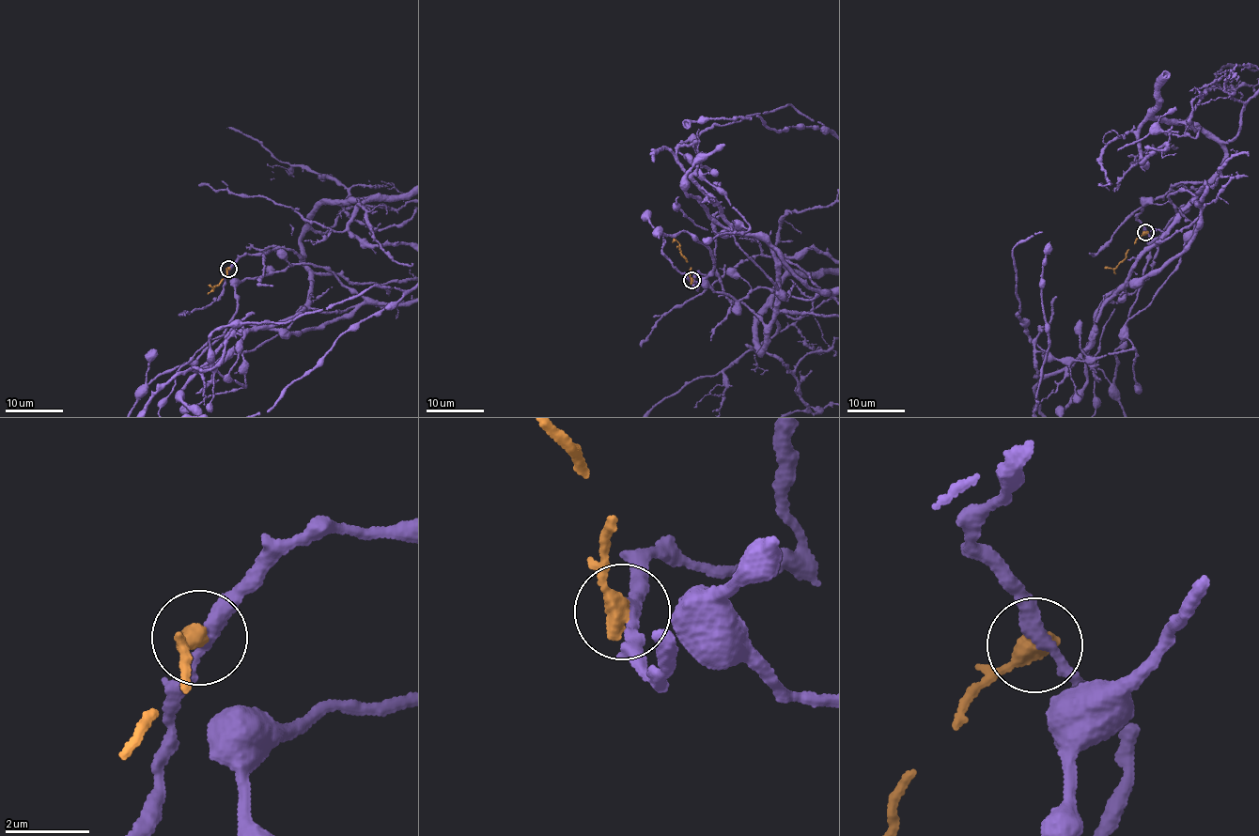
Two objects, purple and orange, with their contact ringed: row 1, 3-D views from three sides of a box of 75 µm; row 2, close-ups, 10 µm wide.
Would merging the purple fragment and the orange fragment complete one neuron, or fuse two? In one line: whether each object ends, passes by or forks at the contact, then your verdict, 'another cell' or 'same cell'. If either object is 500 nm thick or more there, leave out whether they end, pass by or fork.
purple passes by; orange ends; another cell

